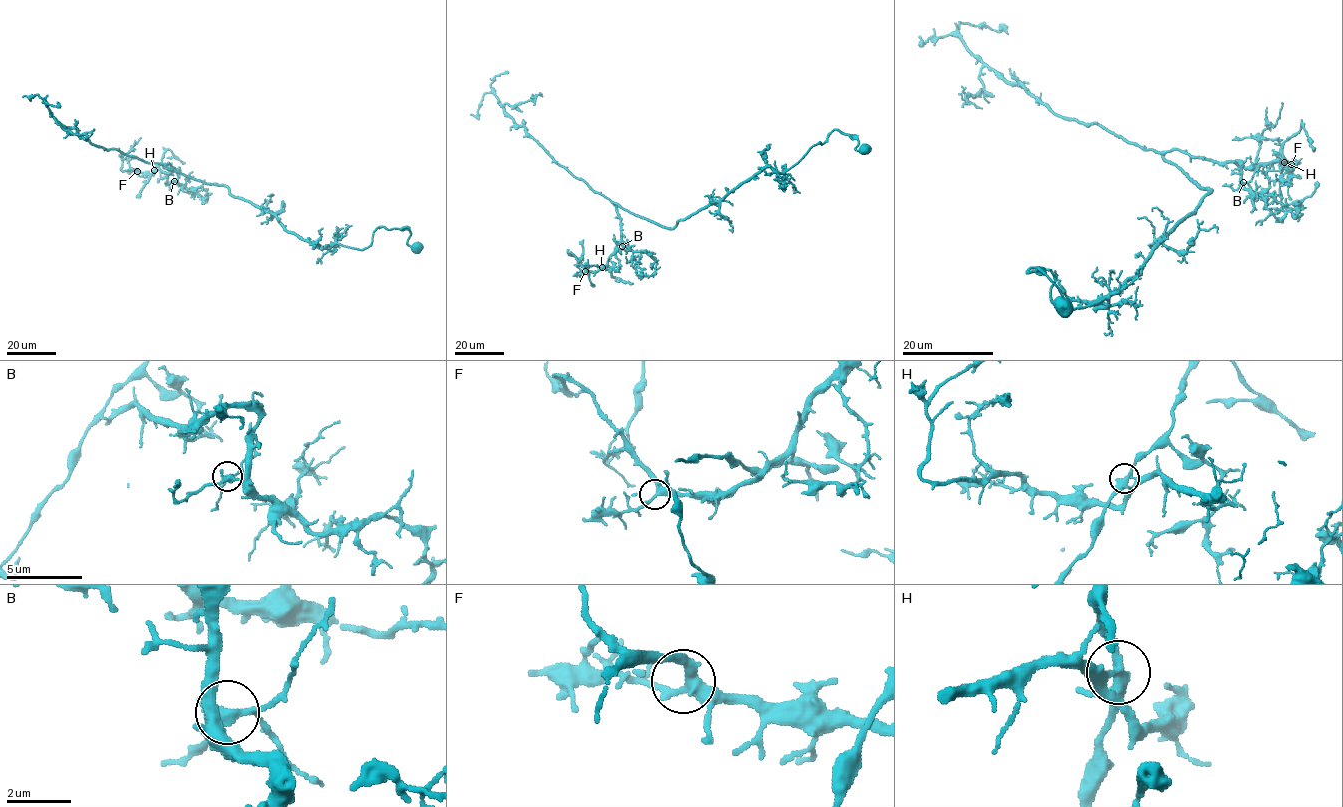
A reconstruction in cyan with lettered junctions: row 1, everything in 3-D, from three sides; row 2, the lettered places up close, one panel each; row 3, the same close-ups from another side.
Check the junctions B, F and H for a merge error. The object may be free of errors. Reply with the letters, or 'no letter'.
H

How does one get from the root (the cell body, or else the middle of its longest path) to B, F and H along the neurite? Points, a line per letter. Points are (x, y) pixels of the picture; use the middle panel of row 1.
B: (865, 148), (856, 150), (857, 139), (834, 129), (786, 170), (765, 167), (673, 228), (613, 203), (622, 246)
F: (865, 148), (834, 129), (786, 170), (765, 167), (673, 228), (613, 203), (621, 241), (601, 269), (585, 271)
H: (865, 148), (834, 129), (786, 170), (765, 167), (673, 228), (613, 203), (621, 241), (602, 268)

